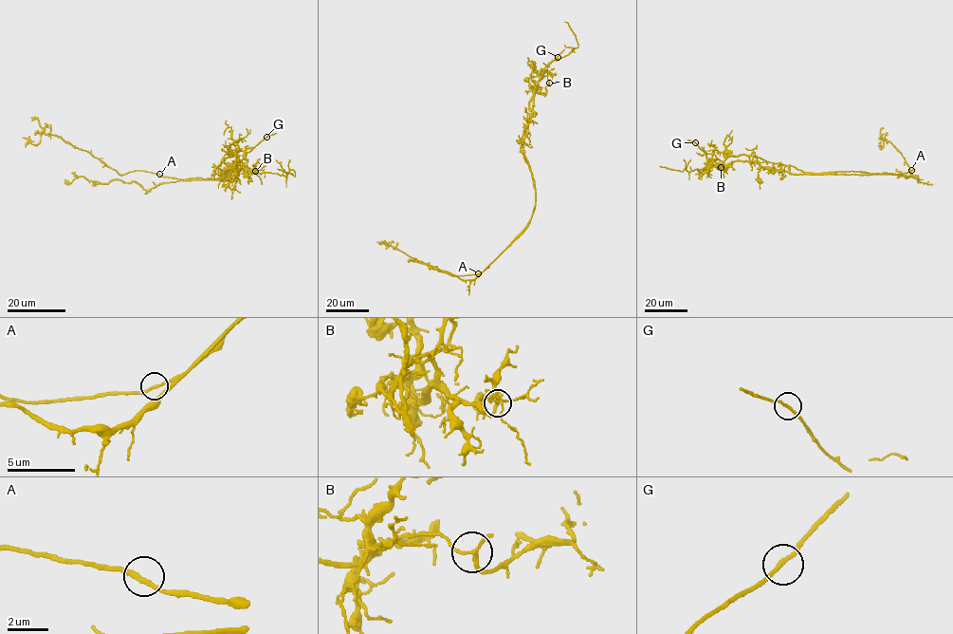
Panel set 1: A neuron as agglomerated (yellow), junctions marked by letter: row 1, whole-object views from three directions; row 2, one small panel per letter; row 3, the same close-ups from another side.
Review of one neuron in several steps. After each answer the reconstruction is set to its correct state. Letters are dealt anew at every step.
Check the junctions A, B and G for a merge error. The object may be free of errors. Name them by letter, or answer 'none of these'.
B

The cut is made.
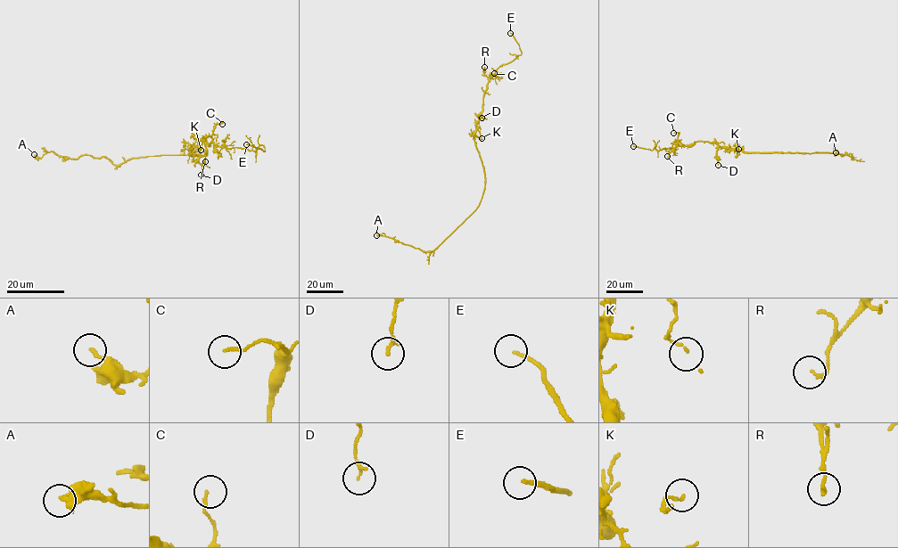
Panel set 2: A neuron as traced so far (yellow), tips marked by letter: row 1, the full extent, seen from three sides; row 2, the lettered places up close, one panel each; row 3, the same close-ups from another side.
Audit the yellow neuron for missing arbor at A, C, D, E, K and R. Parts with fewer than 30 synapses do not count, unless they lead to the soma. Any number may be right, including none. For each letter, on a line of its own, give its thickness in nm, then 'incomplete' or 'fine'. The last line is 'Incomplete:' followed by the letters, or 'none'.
A: 130 nm | fine
C: 110 nm | fine
D: 140 nm | fine
E: 150 nm | incomplete
K: 110 nm | fine
R: 140 nm | fine
Incomplete: E

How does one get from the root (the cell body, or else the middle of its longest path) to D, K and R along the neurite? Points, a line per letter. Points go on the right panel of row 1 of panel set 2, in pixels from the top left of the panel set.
D: (766, 152), (745, 152), (719, 146), (716, 151), (718, 165)
K: (766, 152), (738, 149)
R: (766, 152), (745, 152), (707, 142), (696, 142), (689, 146), (677, 141), (667, 156)

